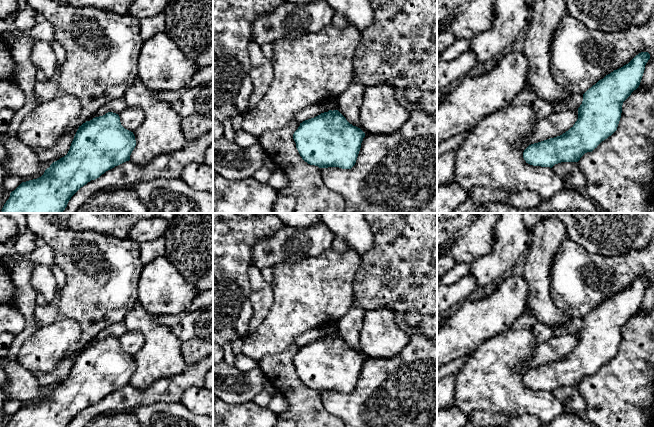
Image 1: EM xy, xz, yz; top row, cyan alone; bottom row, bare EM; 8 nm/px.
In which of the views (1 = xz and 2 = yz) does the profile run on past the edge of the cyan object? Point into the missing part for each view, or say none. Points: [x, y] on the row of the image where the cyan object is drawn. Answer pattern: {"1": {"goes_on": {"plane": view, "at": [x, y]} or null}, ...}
{"1": {"goes_on": null}, "2": {"goes_on": null}}

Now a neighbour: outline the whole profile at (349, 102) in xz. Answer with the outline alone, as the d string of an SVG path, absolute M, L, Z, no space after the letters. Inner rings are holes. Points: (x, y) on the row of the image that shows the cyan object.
M355 72L354 79L346 91L340 95L336 100L338 101L337 110L346 118L346 120L360 128L364 133L364 129L361 126L360 122L360 105L363 99L364 85L357 78Z

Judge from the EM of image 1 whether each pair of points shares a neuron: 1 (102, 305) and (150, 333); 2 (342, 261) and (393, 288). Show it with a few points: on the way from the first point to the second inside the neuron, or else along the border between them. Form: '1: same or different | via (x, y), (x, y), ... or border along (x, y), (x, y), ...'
1: different | border along (137, 301), (123, 319)
2: different | border along (361, 255), (361, 265), (355, 275)

